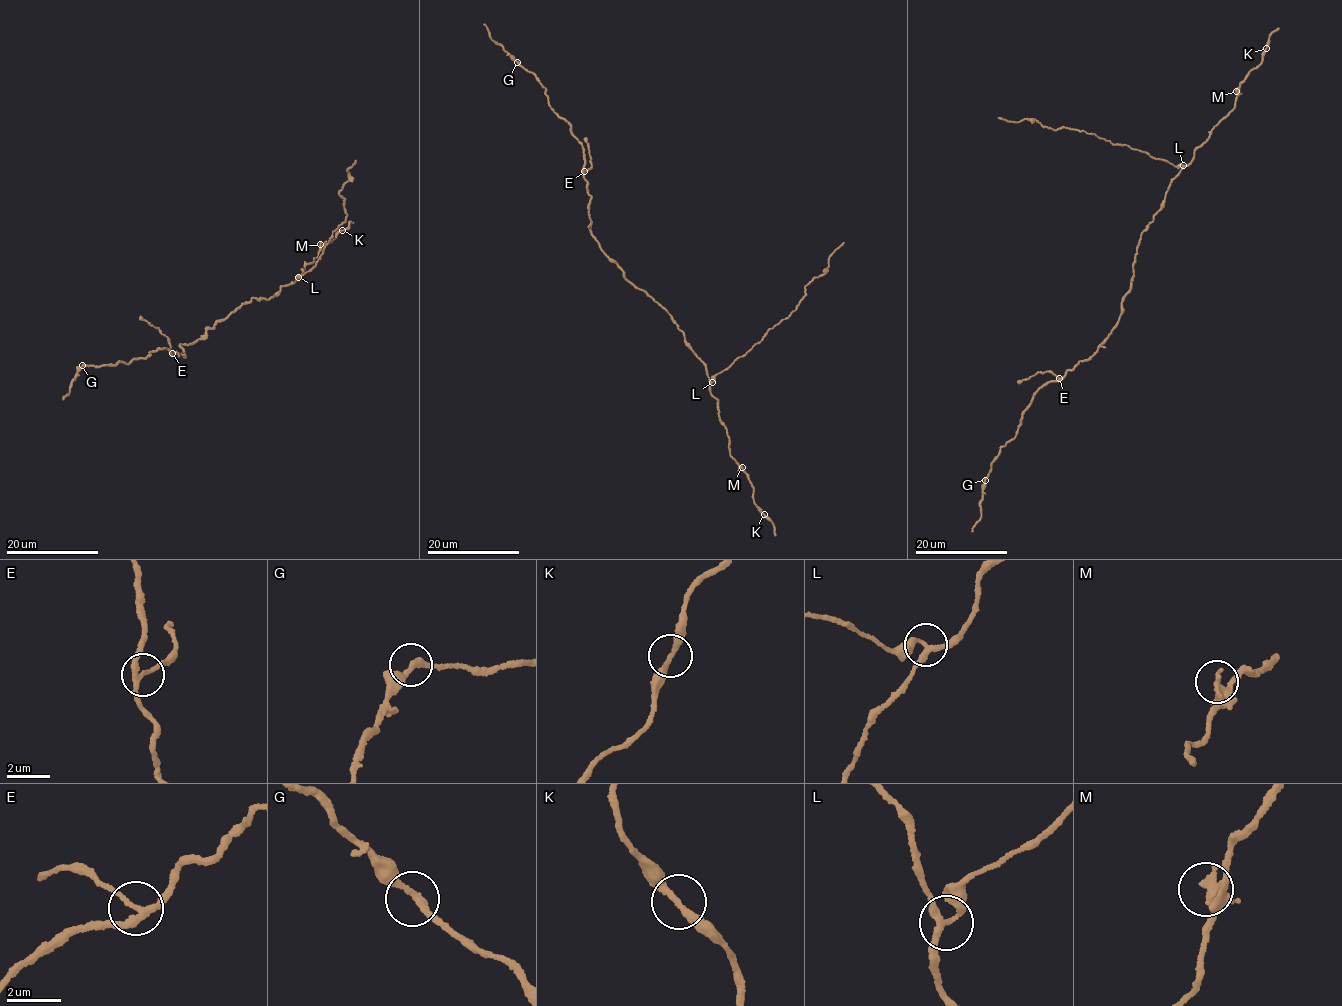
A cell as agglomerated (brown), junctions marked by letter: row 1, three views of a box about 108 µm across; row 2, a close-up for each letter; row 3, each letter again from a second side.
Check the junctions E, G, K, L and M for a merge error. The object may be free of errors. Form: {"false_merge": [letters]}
{"false_merge": ["L"]}

